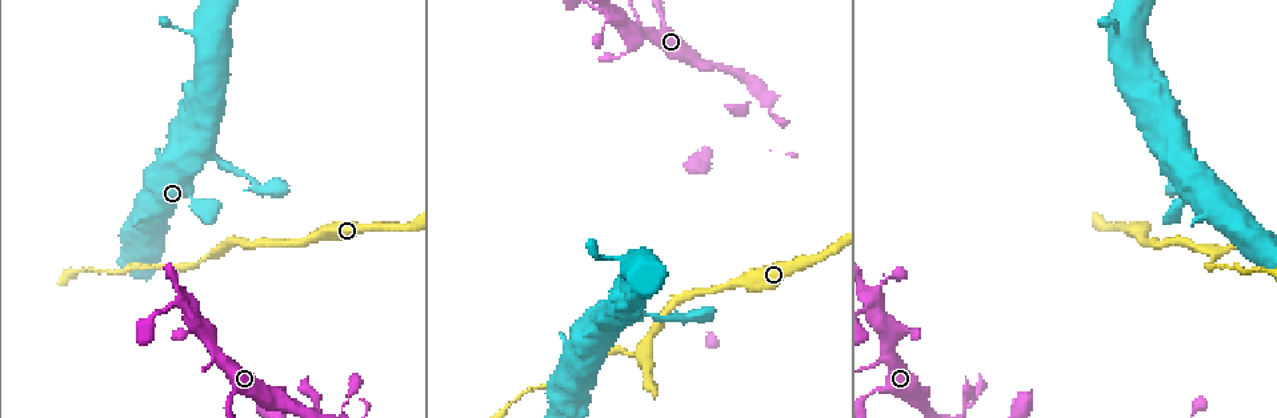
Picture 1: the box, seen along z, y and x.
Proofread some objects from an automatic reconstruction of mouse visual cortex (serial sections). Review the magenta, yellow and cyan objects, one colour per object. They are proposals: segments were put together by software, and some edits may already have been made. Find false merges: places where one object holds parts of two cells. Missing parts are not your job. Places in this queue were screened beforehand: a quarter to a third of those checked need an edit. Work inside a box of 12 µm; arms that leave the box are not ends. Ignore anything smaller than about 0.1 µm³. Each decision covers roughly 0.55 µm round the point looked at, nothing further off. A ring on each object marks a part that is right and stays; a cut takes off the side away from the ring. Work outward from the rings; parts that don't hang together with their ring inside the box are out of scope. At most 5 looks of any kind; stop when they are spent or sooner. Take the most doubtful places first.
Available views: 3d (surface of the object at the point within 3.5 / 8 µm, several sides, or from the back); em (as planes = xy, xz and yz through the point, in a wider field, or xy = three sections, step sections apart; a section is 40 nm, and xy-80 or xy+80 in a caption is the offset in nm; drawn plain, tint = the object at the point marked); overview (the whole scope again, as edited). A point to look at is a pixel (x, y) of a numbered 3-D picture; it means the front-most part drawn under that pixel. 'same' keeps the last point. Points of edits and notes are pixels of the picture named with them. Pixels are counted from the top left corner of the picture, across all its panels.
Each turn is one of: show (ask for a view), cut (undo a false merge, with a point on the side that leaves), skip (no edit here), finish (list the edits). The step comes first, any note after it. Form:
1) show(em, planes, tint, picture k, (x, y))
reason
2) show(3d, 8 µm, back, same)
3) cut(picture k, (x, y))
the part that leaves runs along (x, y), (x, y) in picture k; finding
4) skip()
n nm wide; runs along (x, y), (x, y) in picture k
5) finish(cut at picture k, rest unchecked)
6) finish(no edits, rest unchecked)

show(3d, 3.5 µm, picture 1, (208, 256))
narrows sharply

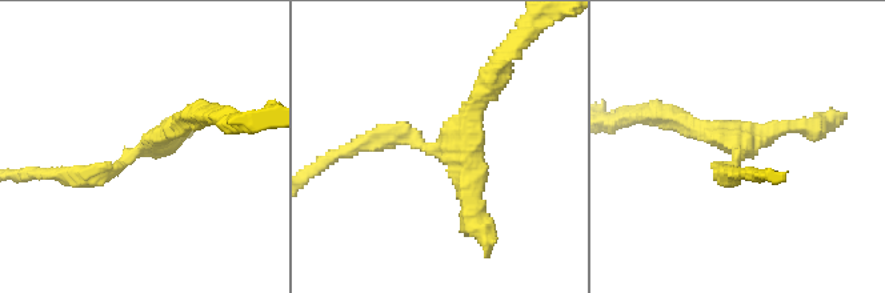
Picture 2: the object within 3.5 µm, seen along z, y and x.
show(em, xy, step 3, tint, picture 2, (738, 154))
now the EM

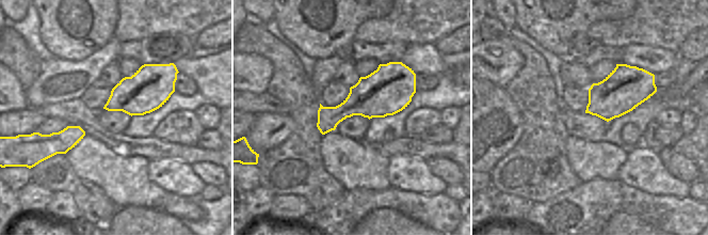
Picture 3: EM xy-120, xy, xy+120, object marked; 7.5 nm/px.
skip()
continuous, no second cell

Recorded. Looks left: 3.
show(3d, 8 µm, picture 1, (189, 309))

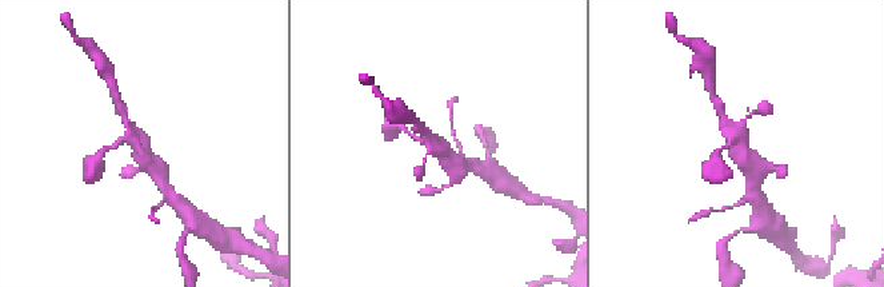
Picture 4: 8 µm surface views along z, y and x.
show(3d, 3.5 µm, picture 4, (438, 150))

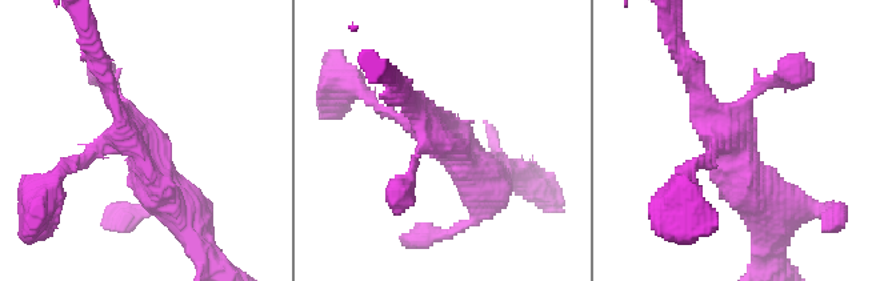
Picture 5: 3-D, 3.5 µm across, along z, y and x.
show(em, xy, step 1, tint, picture 5, (443, 137))
need the tissue

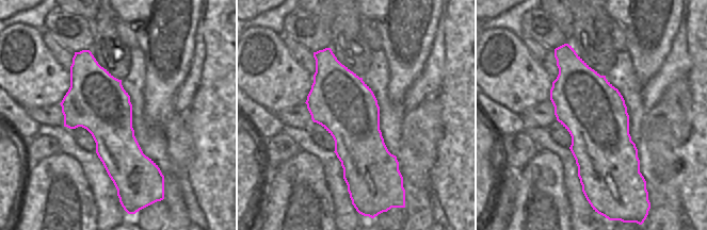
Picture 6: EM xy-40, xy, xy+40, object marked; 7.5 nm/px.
skip()
460 nm wide; runs along (486, 176), (416, 119), (371, 101) in picture 5; one cell here

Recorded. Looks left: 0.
finish(no edits, rest unchecked)

